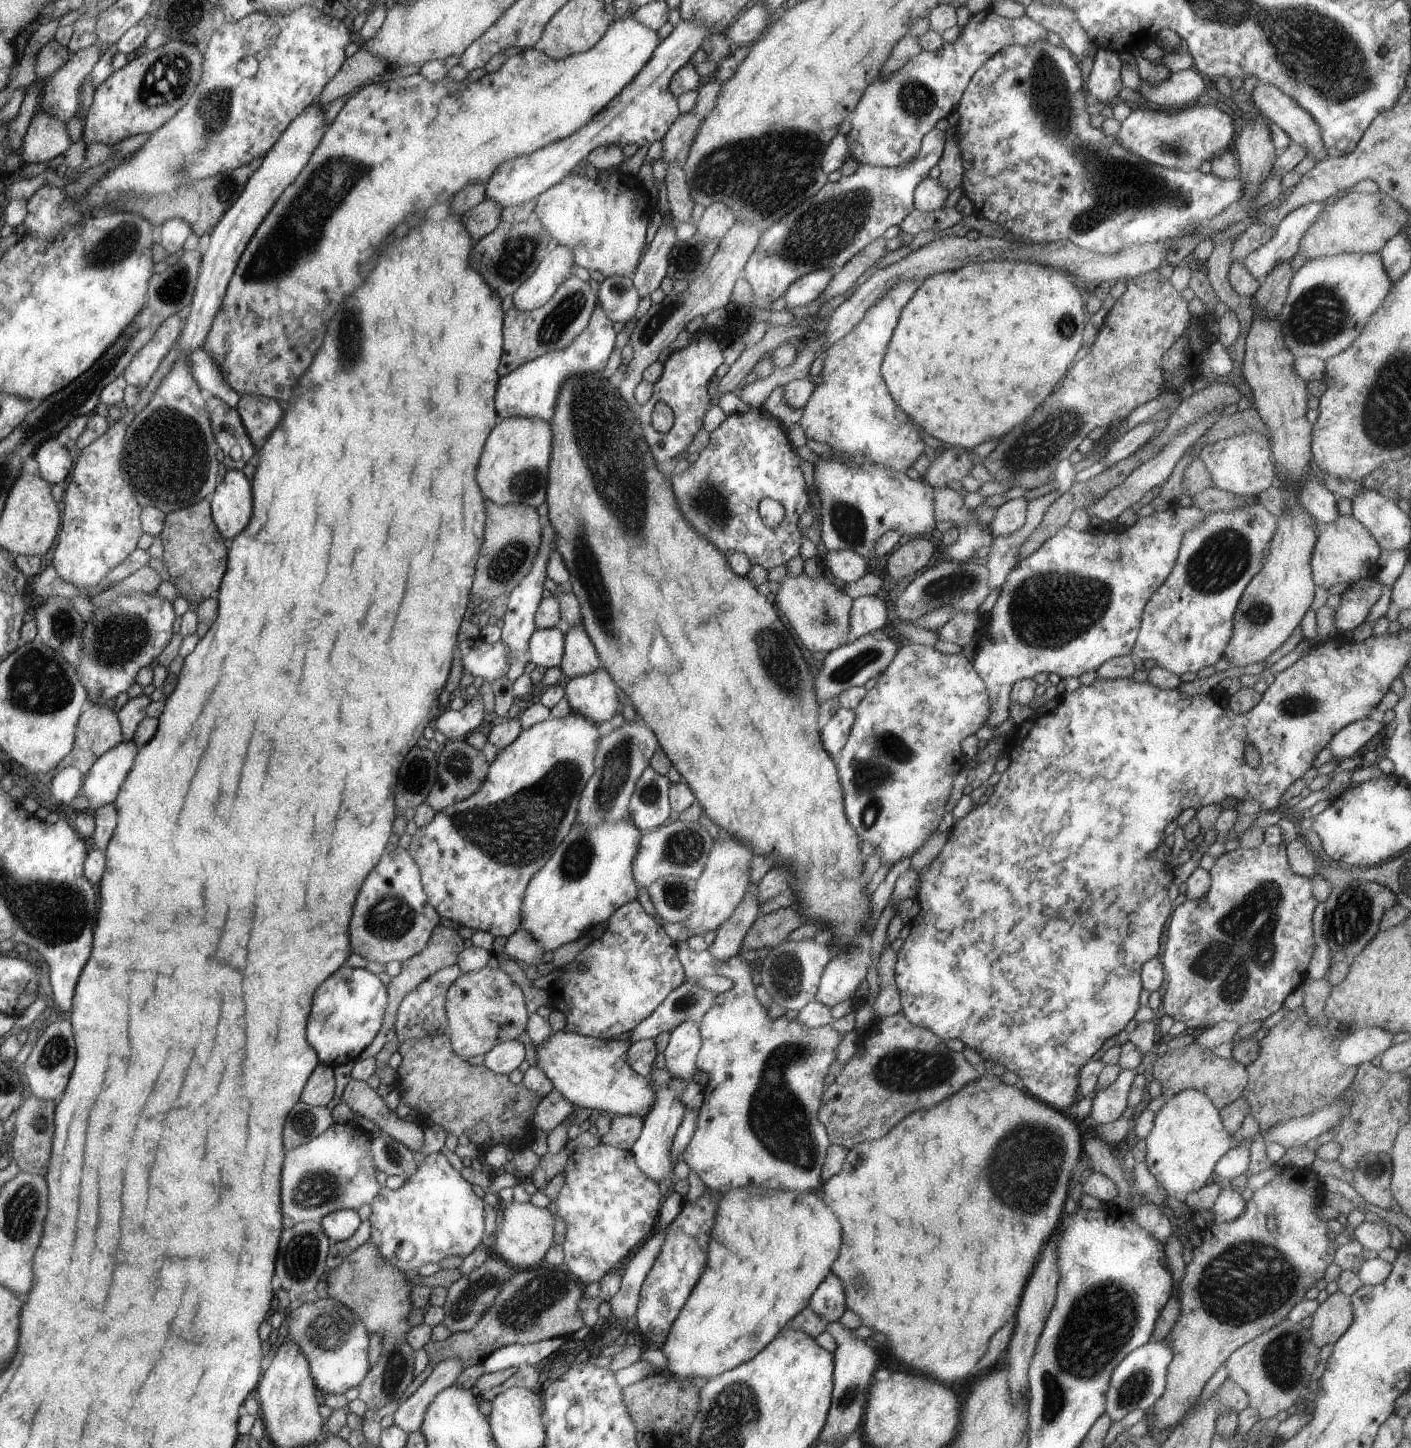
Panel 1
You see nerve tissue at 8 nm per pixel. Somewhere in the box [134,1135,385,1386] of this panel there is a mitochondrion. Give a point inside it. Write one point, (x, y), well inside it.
(302, 1258)

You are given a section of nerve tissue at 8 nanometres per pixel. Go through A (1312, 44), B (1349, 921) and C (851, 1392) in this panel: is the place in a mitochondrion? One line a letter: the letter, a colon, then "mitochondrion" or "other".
A: mitochondrion
B: mitochondrion
C: mitochondrion

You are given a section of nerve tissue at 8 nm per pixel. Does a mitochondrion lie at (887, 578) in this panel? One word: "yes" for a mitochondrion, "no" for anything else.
no

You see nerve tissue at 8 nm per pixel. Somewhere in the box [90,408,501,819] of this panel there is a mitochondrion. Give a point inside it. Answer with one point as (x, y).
(418, 773)

